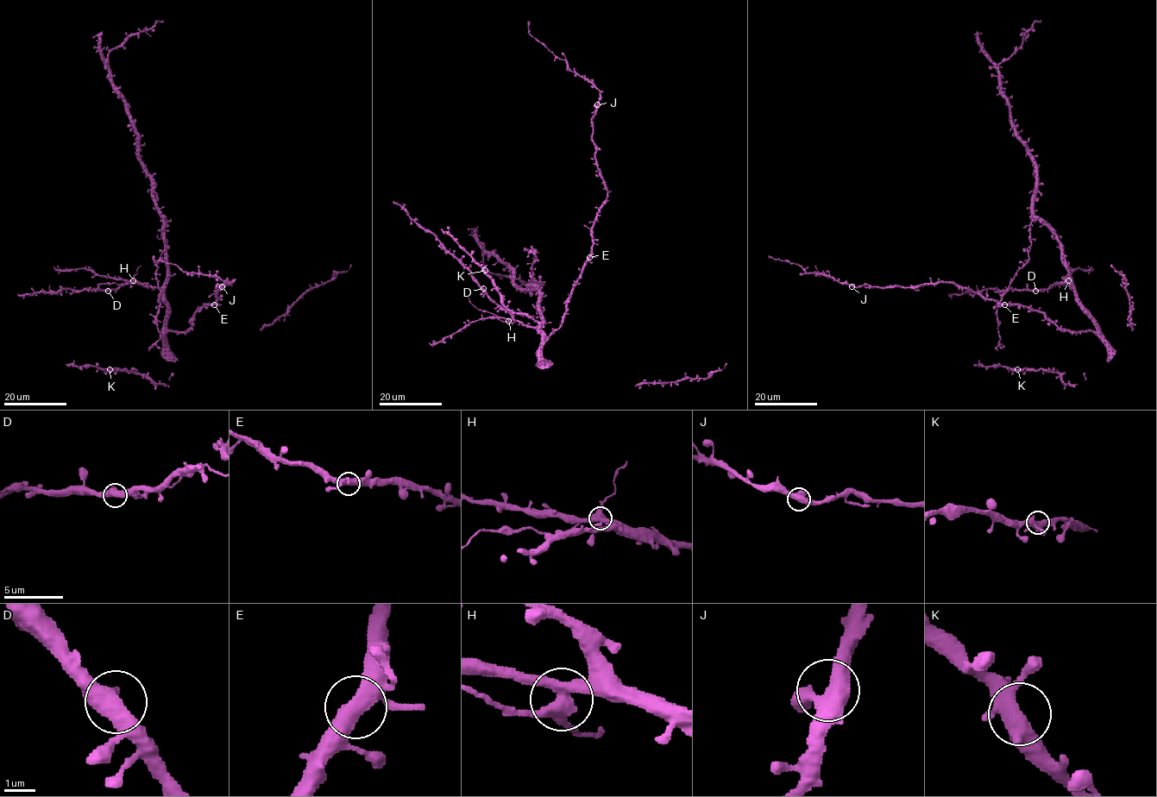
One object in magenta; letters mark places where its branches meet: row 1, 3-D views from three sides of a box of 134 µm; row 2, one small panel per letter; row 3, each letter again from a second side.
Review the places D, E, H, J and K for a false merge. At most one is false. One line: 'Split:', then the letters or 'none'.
Split: H

